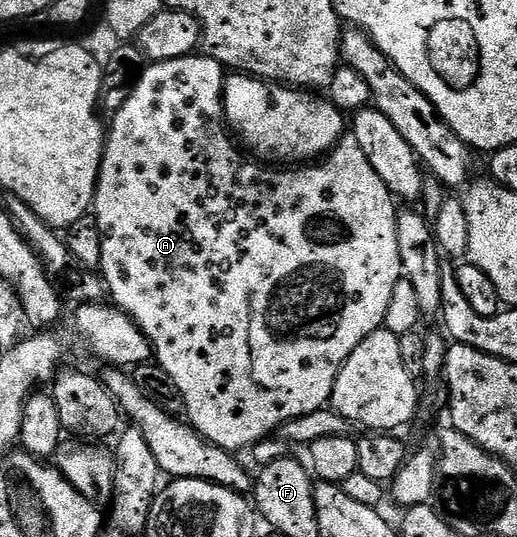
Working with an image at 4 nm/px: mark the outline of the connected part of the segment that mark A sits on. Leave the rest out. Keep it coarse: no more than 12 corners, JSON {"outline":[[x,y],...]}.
{"outline":[[226,68],[111,116],[98,271],[190,426],[329,406],[402,272],[345,134],[271,171]]}

